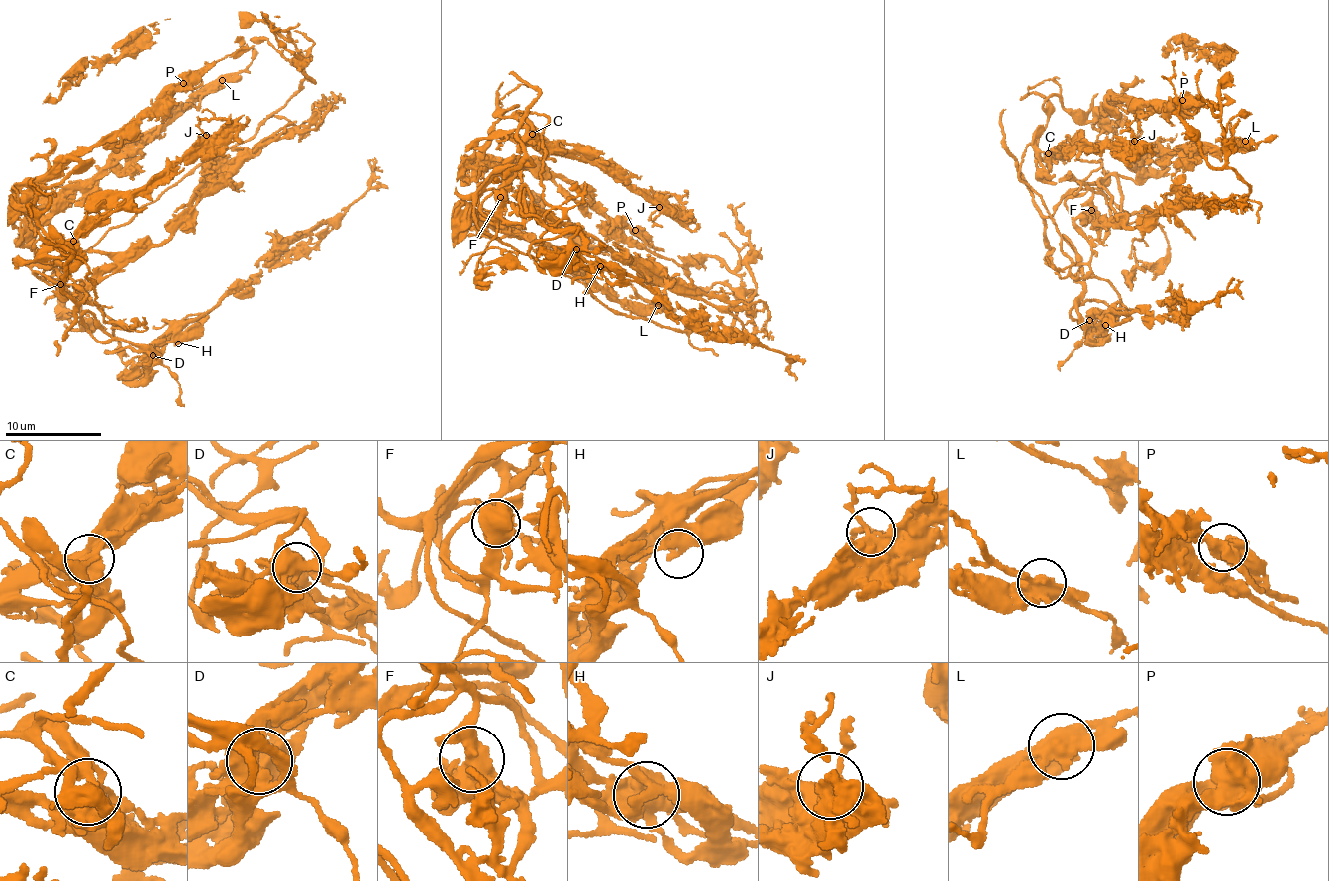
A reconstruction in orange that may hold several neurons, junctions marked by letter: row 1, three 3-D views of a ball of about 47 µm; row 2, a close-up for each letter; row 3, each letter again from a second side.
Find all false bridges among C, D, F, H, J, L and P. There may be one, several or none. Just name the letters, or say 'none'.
none

